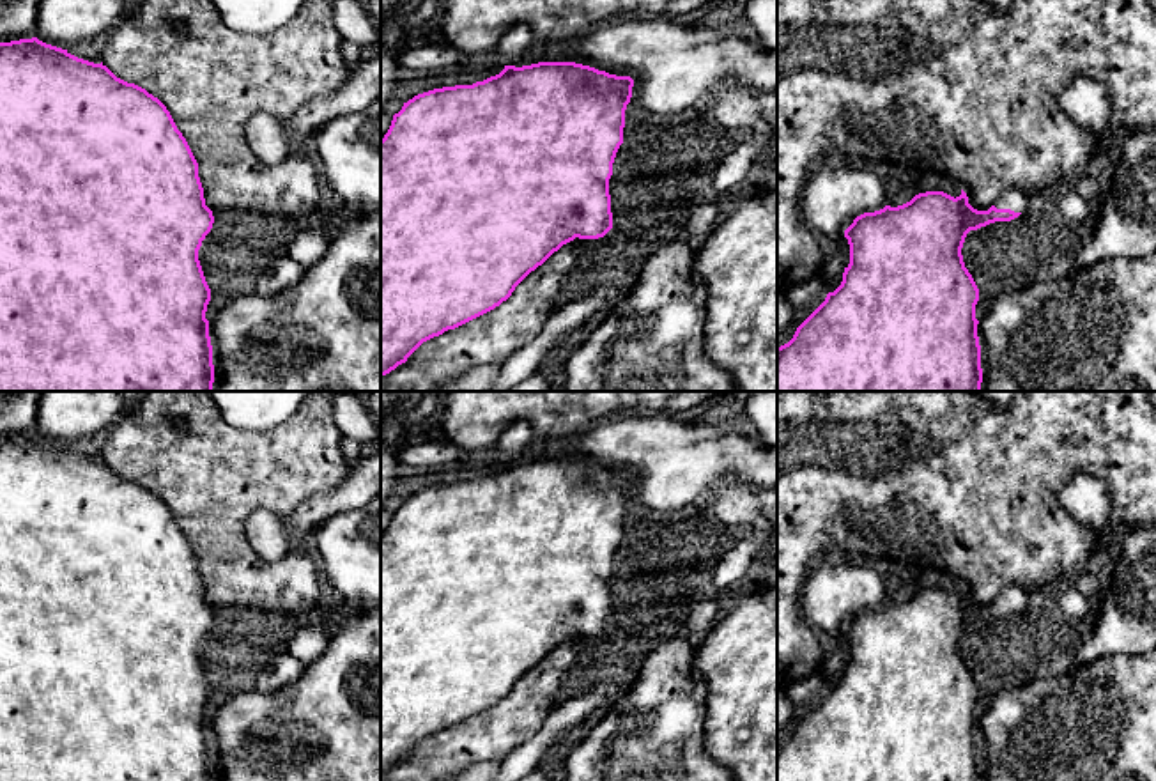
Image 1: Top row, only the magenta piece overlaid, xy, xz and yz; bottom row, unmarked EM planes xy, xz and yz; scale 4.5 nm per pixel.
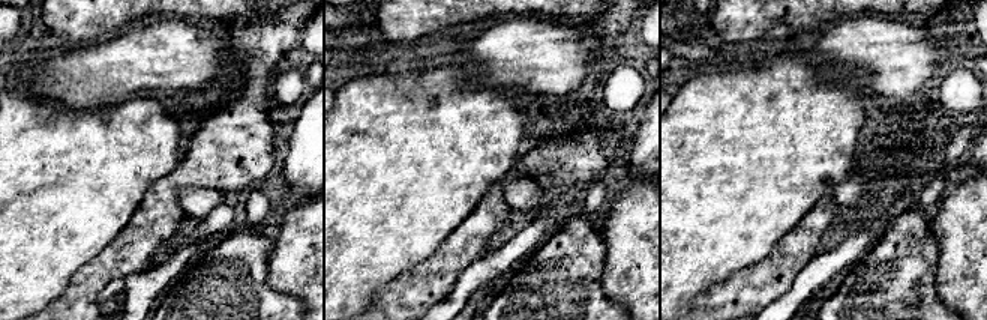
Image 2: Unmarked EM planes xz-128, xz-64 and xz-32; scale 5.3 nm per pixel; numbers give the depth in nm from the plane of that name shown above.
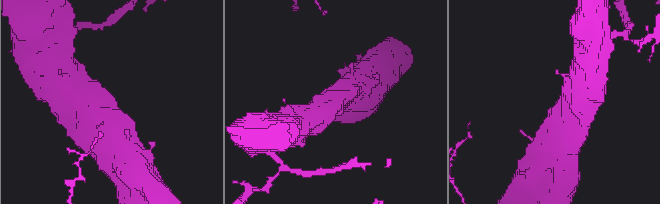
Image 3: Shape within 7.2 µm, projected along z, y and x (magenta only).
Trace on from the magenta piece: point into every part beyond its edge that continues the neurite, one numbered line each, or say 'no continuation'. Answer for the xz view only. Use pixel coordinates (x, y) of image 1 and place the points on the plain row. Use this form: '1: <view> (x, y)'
no continuation

